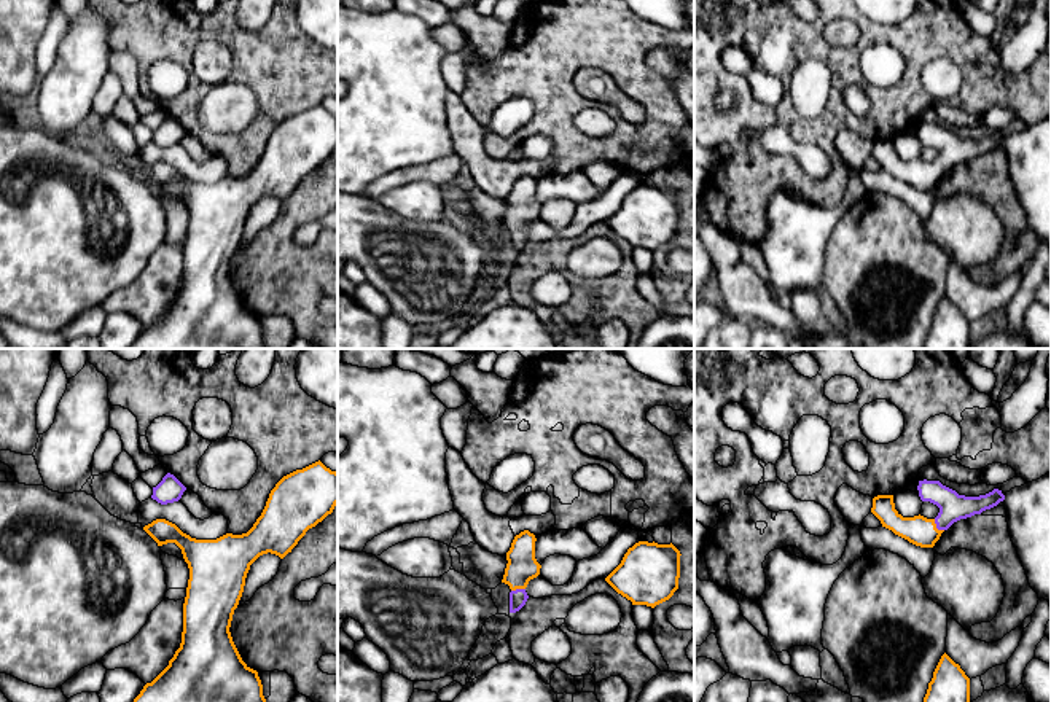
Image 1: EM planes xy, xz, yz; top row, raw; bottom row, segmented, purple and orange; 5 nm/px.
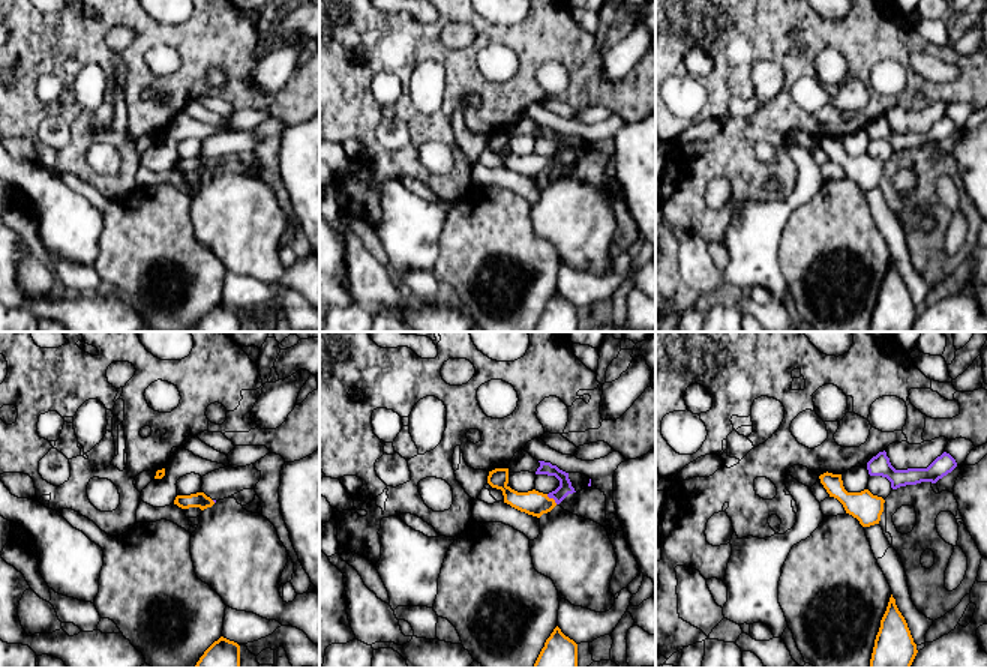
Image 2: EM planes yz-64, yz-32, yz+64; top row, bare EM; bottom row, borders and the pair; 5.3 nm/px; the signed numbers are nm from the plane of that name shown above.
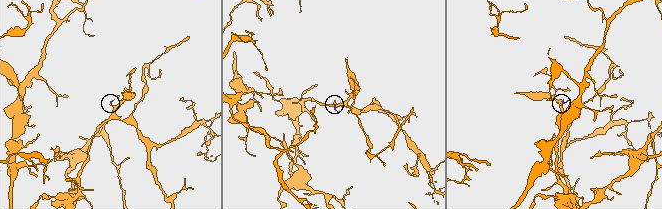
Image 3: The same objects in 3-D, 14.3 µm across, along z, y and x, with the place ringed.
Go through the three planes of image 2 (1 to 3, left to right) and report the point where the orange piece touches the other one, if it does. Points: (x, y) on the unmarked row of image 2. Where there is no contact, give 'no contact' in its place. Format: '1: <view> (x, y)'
1: no contact
2: yz-32 (552, 161)
3: no contact

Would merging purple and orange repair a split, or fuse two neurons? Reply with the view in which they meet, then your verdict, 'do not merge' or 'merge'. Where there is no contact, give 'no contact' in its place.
contact in yz; merge

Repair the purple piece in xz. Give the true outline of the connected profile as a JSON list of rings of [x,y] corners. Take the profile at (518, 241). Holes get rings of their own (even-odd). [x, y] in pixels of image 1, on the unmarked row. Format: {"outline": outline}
{"outline": [[[524,174],[514,180],[506,196],[508,207],[502,226],[511,232],[510,256],[516,256],[526,248],[529,242],[526,231],[530,223],[540,218],[541,209],[535,202],[535,185],[535,178]]]}

